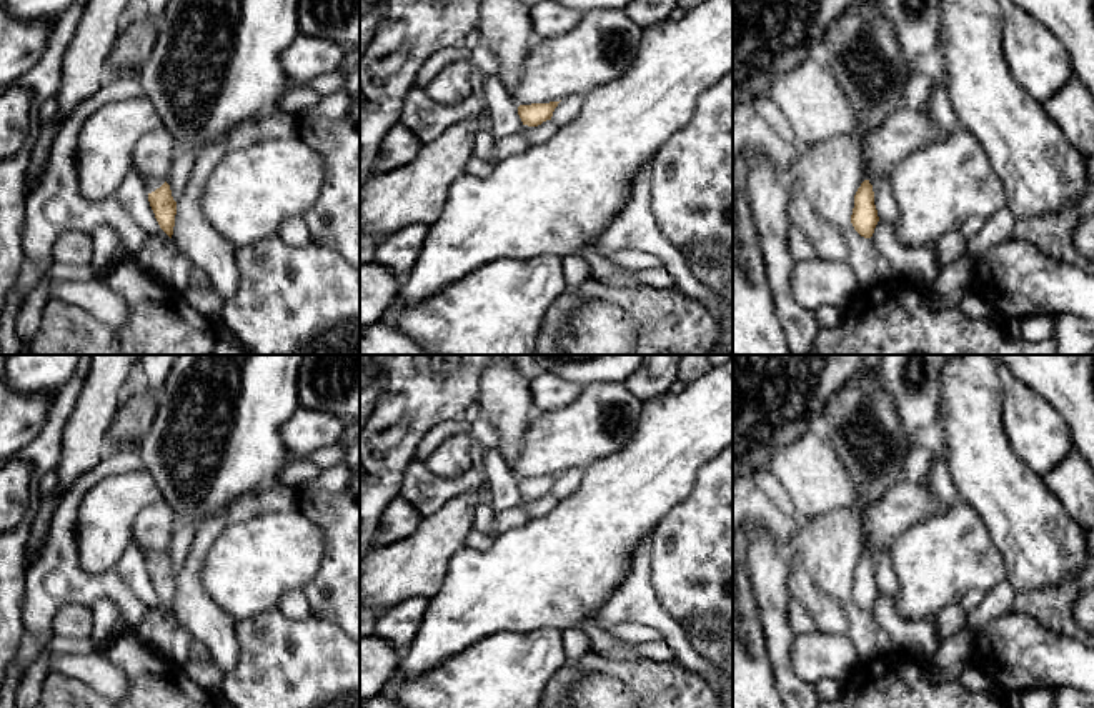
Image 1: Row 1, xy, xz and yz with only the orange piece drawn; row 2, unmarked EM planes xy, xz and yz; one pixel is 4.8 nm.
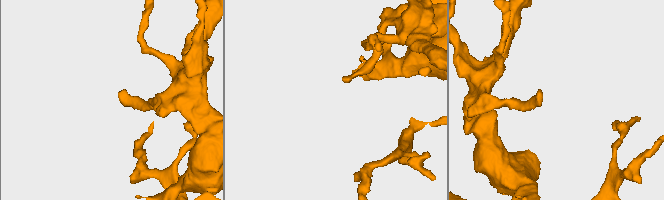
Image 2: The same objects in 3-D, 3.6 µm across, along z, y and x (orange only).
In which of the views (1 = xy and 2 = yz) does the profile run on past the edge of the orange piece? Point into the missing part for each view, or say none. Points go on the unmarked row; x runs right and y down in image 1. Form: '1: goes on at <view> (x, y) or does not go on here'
1: goes on at xy (150, 558)
2: does not go on here

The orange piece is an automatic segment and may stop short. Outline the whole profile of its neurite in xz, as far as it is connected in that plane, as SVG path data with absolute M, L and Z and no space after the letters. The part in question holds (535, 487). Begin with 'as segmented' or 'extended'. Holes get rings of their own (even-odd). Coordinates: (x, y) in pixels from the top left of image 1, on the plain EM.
extended; M559 475L520 478L518 488L523 495L523 503L506 511L495 511L495 525L490 536L496 538L508 530L523 526L530 520L528 516L530 503L533 500L541 498L546 493L551 493L553 485L558 480L558 476Z

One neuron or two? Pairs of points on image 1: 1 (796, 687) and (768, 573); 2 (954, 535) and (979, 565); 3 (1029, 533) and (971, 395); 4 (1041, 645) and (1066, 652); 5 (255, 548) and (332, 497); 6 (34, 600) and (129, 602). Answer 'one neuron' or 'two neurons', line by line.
1: one neuron
2: one neuron
3: one neuron
4: one neuron
5: two neurons
6: one neuron

